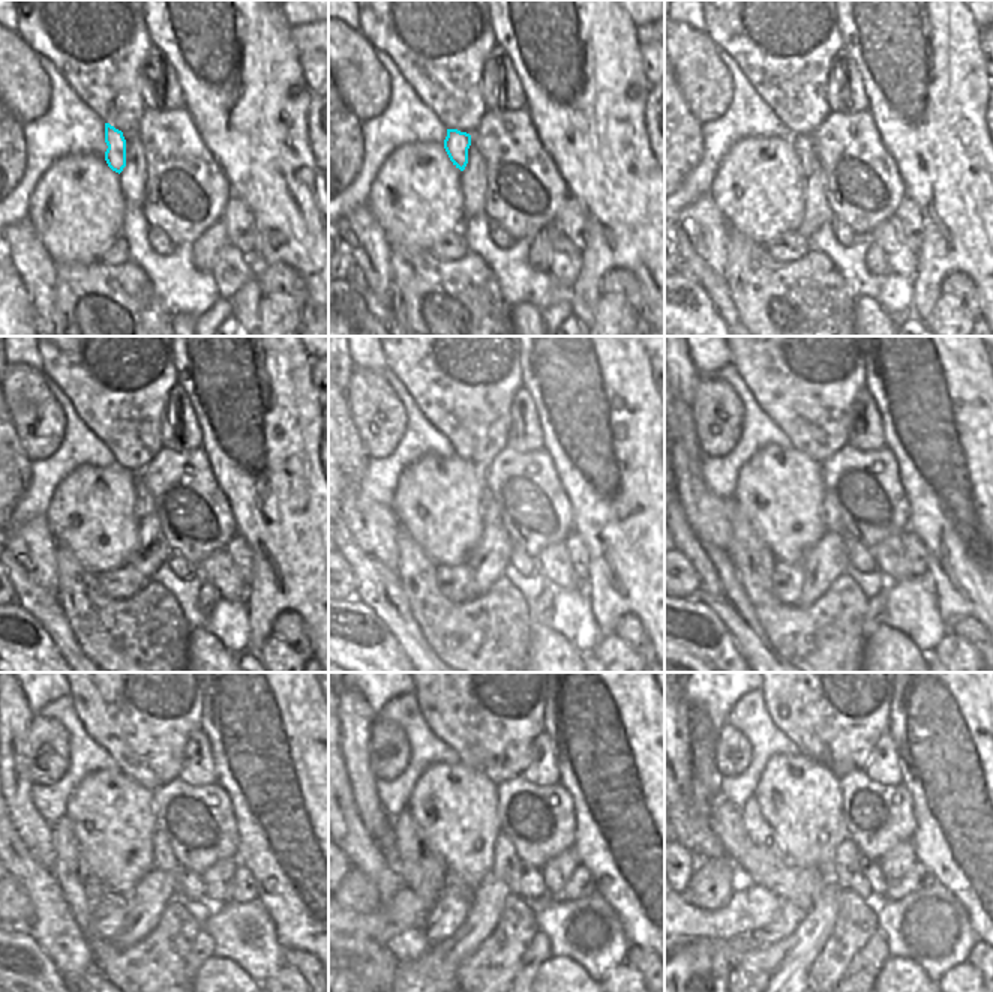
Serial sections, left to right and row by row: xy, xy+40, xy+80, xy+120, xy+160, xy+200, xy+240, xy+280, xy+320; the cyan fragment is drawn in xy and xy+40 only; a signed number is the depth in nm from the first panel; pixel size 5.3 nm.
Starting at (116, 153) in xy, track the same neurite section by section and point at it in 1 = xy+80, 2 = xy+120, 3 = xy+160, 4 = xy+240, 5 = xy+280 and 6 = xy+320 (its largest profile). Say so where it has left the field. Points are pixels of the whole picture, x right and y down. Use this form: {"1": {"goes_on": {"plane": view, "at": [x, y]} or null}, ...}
{"1": {"goes_on": {"plane": "xy+80", "at": [809, 158]}}, "2": {"goes_on": {"plane": "xy+120", "at": [146, 506]}}, "3": {"goes_on": {"plane": "xy+160", "at": [491, 511]}}, "4": {"goes_on": {"plane": "xy+240", "at": [164, 859]}}, "5": {"goes_on": {"plane": "xy+280", "at": [506, 865]}}, "6": {"goes_on": {"plane": "xy+320", "at": [846, 869]}}}

